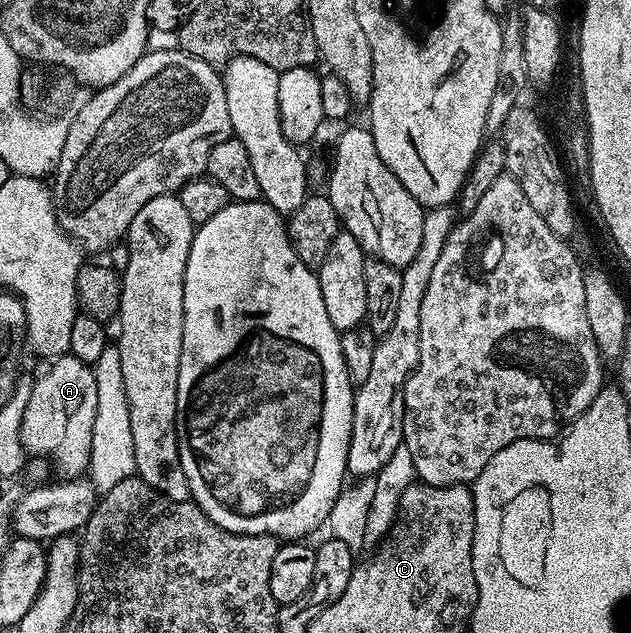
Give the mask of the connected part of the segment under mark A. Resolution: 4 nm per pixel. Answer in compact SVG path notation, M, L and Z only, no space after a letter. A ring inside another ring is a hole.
M66 354L53 358L30 389L30 401L22 416L21 445L29 456L41 455L52 462L61 480L78 479L87 472L90 437L98 413L98 385L95 370L78 357Z

